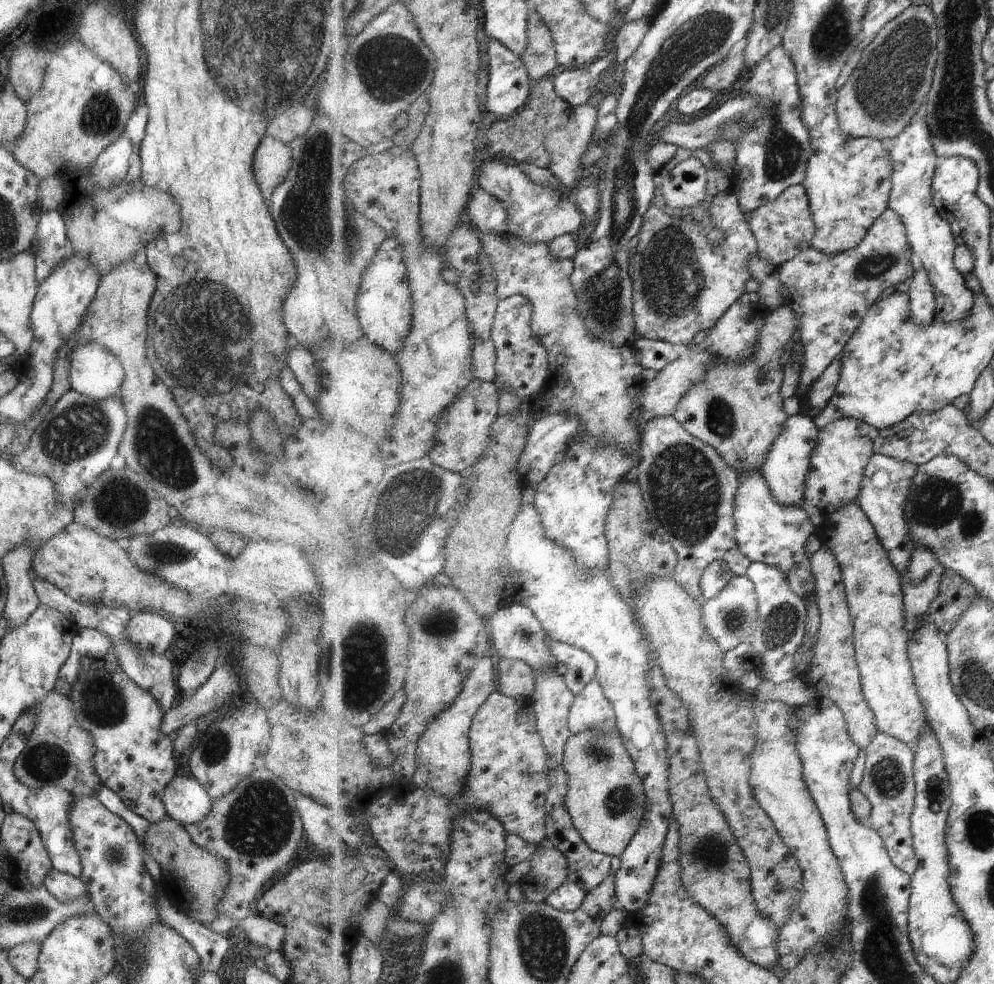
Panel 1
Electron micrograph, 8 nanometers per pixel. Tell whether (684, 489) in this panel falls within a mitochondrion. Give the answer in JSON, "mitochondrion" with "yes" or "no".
{"mitochondrion":"yes"}

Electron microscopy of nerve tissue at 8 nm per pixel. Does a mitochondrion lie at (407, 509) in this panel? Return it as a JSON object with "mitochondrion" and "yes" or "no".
{"mitochondrion":"yes"}

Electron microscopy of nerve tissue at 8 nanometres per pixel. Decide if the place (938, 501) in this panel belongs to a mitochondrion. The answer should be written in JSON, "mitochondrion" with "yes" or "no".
{"mitochondrion":"yes"}

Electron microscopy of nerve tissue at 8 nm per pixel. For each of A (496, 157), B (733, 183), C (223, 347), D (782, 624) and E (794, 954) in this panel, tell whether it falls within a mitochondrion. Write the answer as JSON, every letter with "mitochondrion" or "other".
{"A":"other","B":"other","C":"mitochondrion","D":"mitochondrion","E":"other"}

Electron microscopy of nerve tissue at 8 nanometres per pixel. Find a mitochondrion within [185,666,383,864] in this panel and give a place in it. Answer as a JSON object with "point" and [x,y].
{"point":[260,822]}

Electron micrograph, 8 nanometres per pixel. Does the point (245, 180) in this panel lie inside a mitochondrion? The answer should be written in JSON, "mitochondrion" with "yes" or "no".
{"mitochondrion":"no"}

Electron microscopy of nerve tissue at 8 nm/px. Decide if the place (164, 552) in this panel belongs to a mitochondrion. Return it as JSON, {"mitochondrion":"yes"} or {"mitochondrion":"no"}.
{"mitochondrion":"yes"}

